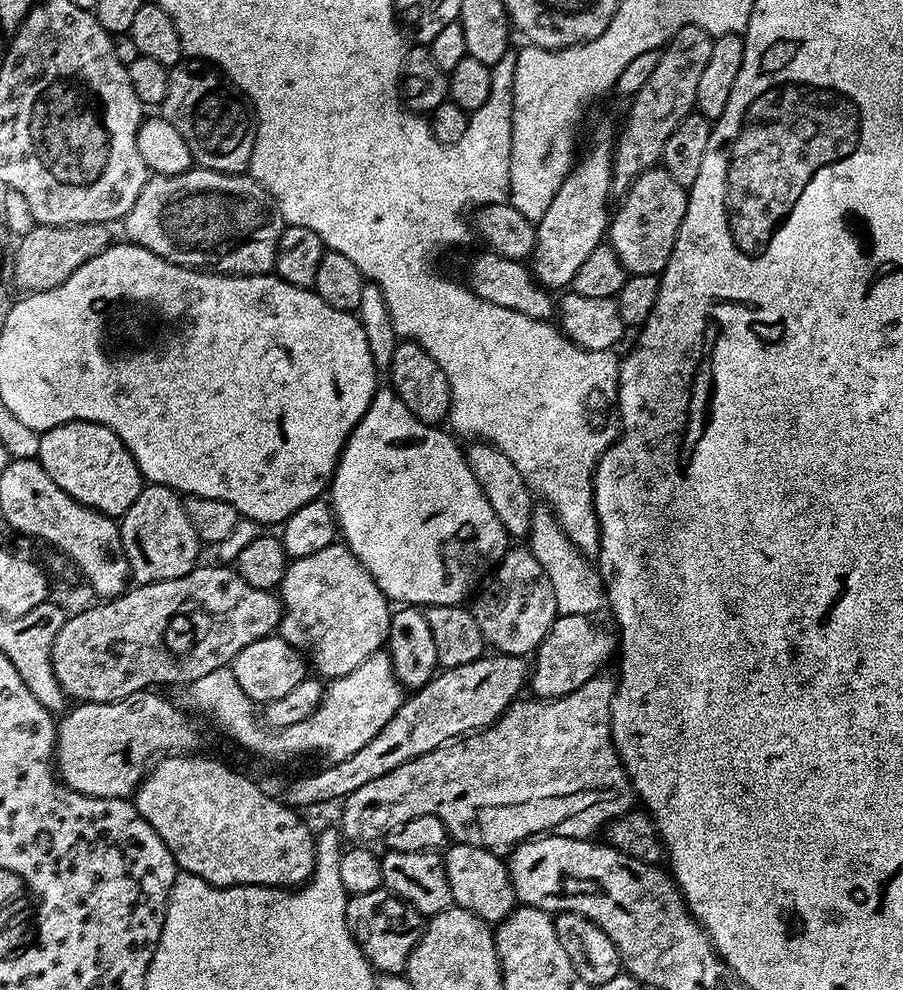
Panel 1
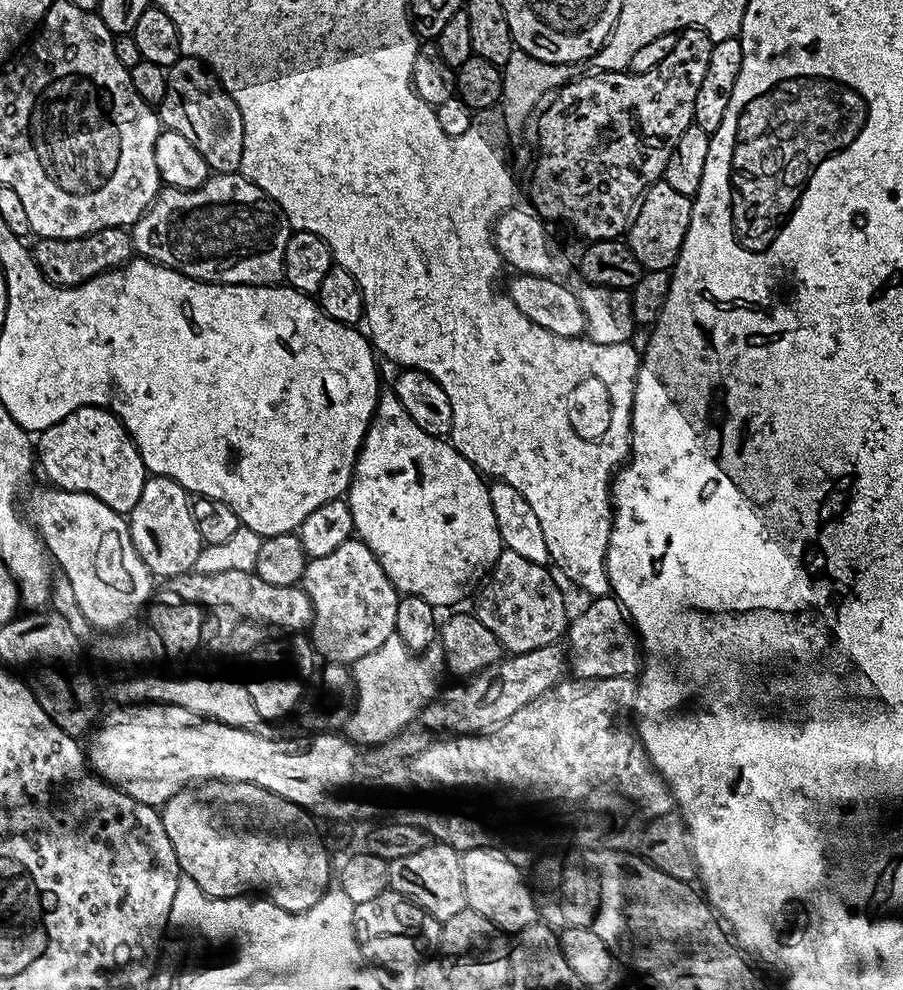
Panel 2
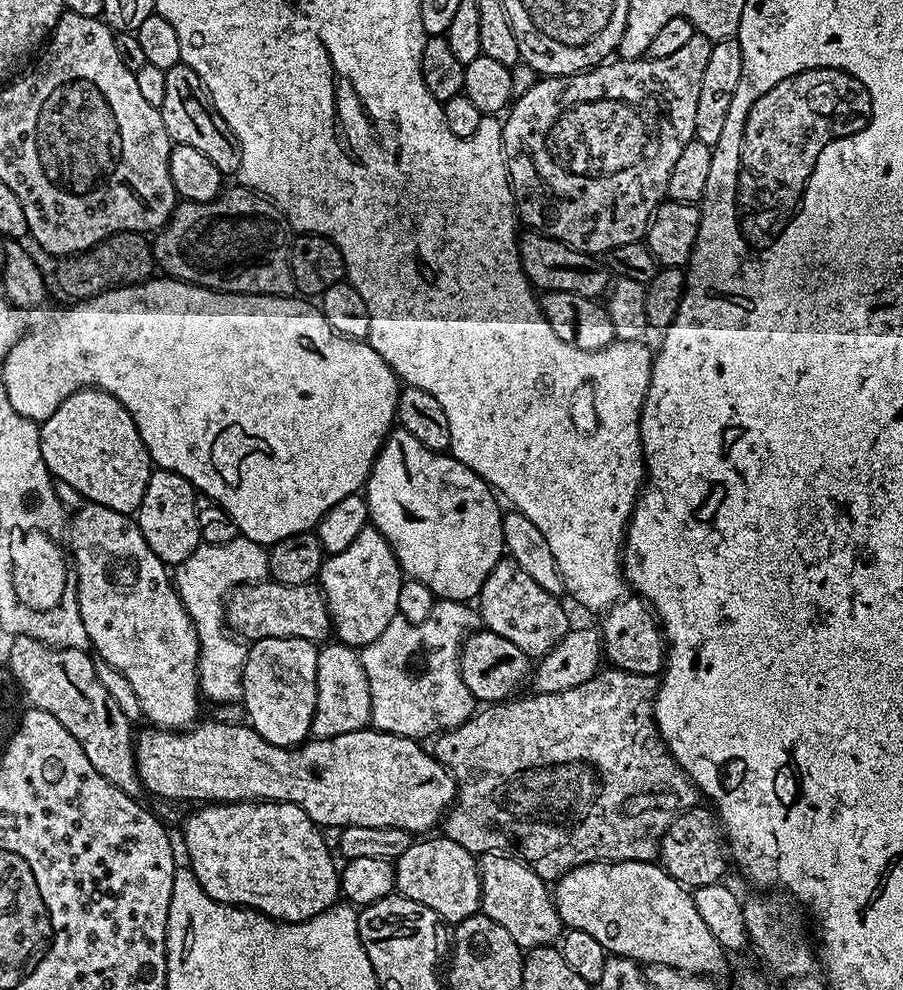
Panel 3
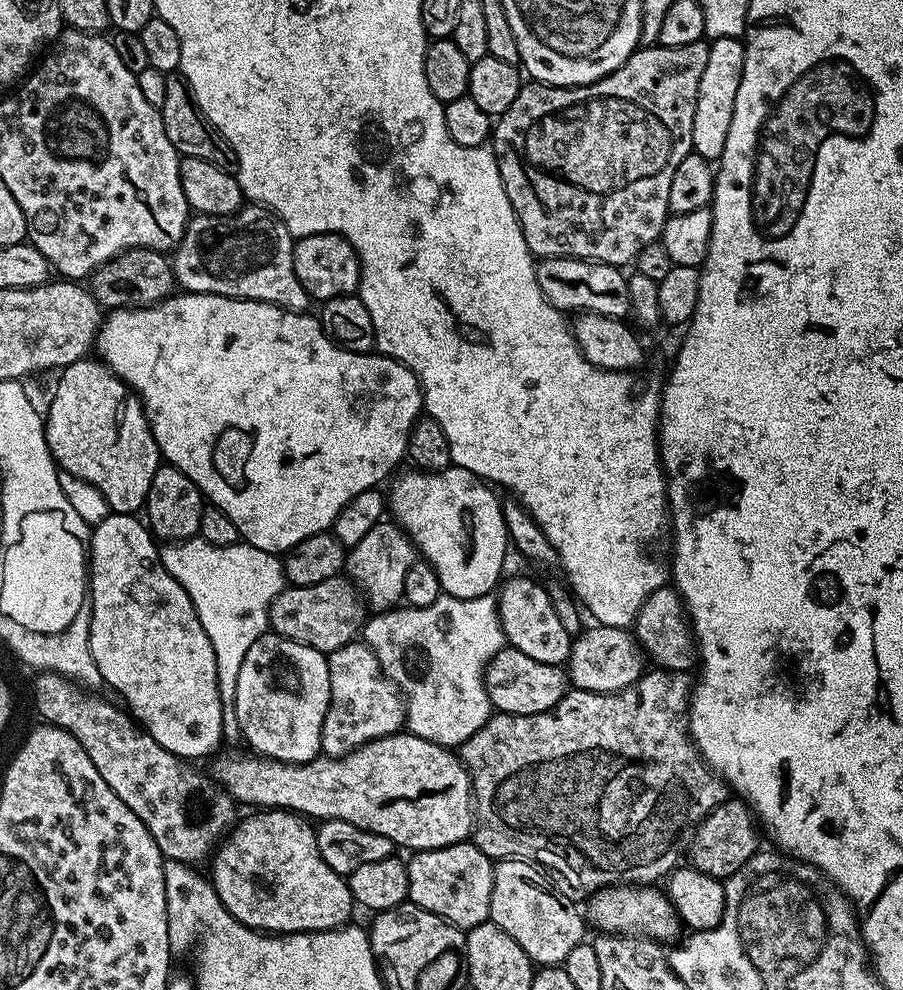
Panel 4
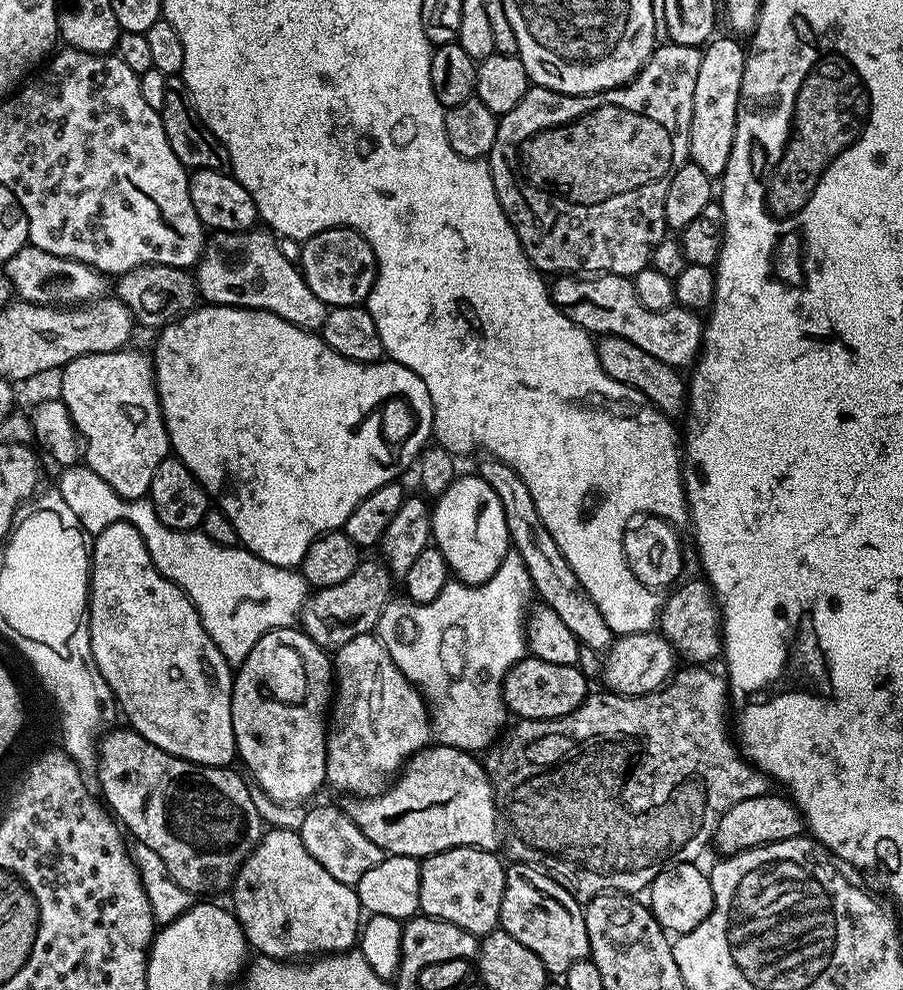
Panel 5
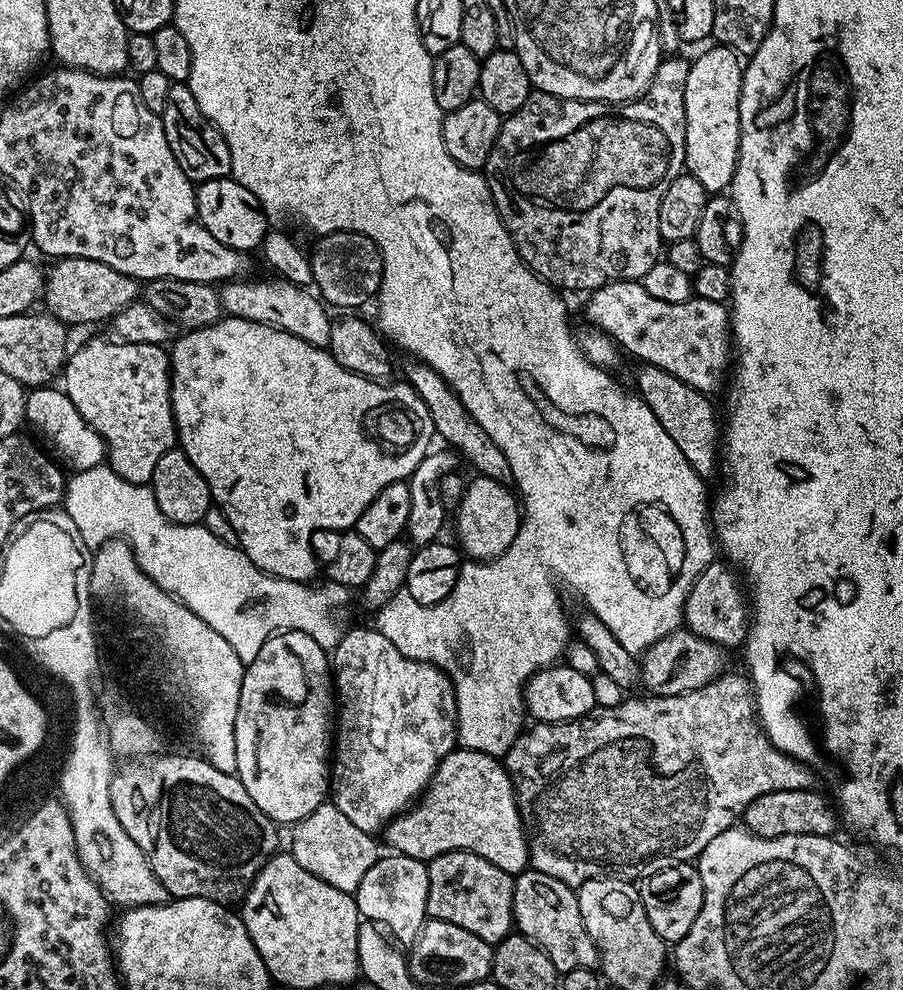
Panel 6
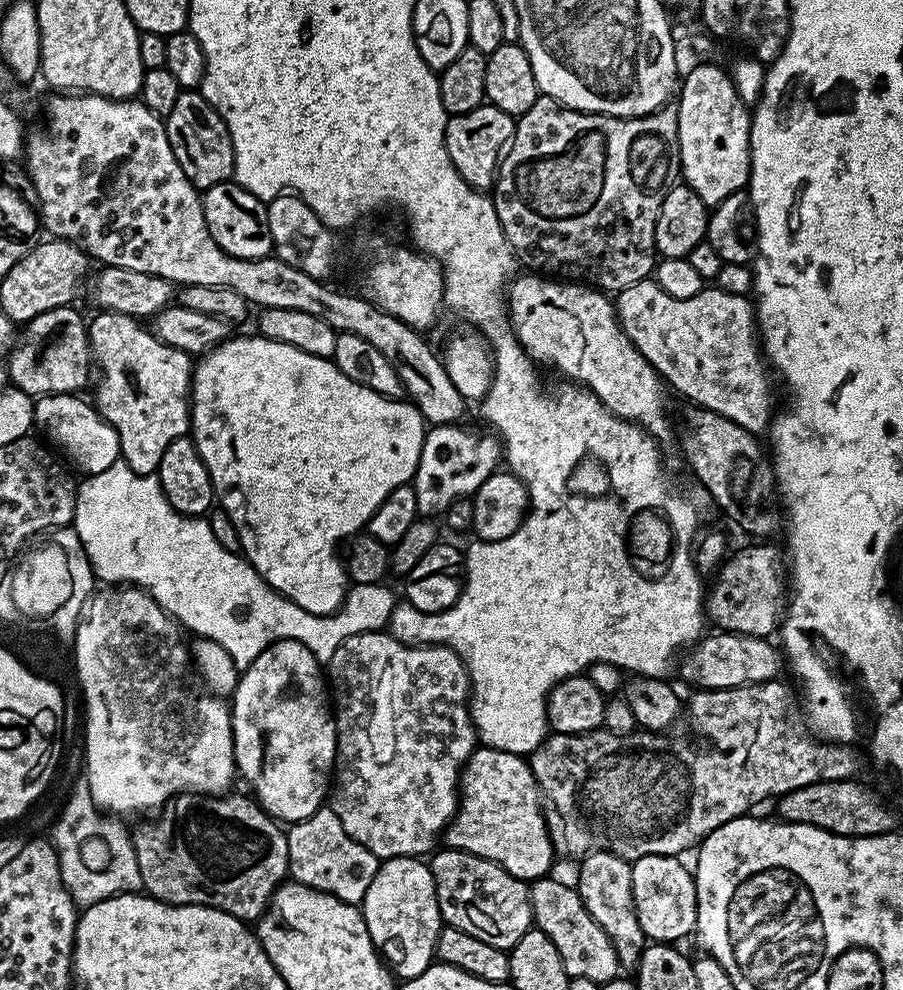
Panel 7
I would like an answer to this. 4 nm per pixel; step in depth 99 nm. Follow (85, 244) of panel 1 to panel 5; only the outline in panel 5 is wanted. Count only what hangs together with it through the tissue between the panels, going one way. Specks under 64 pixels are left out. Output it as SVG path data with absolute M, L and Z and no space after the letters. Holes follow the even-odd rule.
M139 264L129 272L119 273L114 284L115 299L121 300L132 312L137 325L145 324L148 328L159 330L165 324L185 316L198 304L196 277L189 269L175 268L165 264Z

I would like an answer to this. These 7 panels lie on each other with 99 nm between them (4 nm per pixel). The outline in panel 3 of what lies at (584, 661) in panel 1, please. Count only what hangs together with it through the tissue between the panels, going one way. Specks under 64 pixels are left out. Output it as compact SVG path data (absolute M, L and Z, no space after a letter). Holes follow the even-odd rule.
M635 594L629 595L607 609L602 619L604 621L598 624L602 633L602 656L611 667L621 668L630 674L661 675L666 659L666 641L659 619L647 600Z

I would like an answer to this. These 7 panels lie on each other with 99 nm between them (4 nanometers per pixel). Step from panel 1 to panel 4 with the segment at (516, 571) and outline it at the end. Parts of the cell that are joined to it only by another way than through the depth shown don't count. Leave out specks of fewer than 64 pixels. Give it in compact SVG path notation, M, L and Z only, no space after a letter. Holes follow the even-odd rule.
M522 576L508 577L499 585L496 594L499 610L500 626L505 641L511 646L527 654L534 661L546 662L547 665L563 665L572 649L572 638L564 630L556 610L550 604L549 593L530 579Z

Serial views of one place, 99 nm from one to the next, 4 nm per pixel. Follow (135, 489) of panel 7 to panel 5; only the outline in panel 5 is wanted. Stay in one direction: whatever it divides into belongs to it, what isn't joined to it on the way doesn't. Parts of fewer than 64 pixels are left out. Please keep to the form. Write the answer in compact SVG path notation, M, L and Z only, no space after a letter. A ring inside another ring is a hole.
M68 466L61 472L64 473L58 485L60 497L81 529L95 534L119 520L133 524L138 534L142 534L146 550L150 550L152 565L191 598L204 629L229 664L238 666L244 661L262 634L297 623L300 610L310 595L310 585L299 570L274 566L243 546L218 546L200 530L174 530L161 522L151 500L122 499L86 466Z

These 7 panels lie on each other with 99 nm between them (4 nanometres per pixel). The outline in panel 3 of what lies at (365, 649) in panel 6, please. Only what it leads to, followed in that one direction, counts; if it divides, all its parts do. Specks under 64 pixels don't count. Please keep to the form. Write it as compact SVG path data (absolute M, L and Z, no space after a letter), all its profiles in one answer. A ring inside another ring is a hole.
M328 642L317 651L316 657L318 678L311 735L317 740L328 740L338 734L350 734L359 728L369 727L372 719L370 686L366 678L366 670L362 670L359 651L351 648L349 644Z

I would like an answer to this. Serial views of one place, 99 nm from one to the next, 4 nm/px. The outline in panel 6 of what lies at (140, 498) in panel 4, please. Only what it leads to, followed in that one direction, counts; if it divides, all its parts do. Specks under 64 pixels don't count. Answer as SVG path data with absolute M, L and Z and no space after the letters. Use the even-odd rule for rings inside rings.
M115 339L88 340L73 351L62 369L62 391L74 402L74 410L104 439L106 460L126 482L151 485L158 458L177 443L172 416L170 356L159 344L125 344Z

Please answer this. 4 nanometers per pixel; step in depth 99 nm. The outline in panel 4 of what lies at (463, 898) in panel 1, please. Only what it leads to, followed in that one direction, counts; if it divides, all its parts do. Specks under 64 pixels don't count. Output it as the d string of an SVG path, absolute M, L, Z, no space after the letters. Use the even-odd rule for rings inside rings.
M498 860L495 861L492 873L494 874L494 890L490 890L491 923L496 924L502 930L506 930L506 934L510 934L510 938L514 938L514 942L518 942L518 946L522 946L522 950L526 950L526 954L531 958L533 965L563 965L566 954L570 954L570 950L574 950L574 946L578 946L585 939L586 920L581 909L579 912L576 909L575 902L570 897L563 896L547 880L549 877L537 865L529 861Z

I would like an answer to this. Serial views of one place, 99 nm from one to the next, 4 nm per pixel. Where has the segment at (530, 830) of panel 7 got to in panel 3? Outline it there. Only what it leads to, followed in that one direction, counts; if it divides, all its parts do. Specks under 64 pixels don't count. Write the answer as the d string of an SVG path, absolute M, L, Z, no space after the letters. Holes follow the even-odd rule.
M200 722L187 730L165 730L155 726L145 727L145 732L141 736L139 733L134 740L136 745L136 772L140 776L143 791L145 793L153 792L154 795L161 796L164 800L200 800L196 802L219 802L222 804L236 804L239 800L251 800L253 802L274 800L282 804L297 804L317 826L325 826L324 824L340 824L339 826L349 824L394 824L413 834L431 833L433 831L433 829L431 830L431 824L439 825L456 799L456 782L452 779L451 772L436 761L435 755L429 749L427 752L423 748L423 743L420 740L412 740L409 736L380 732L377 728L369 726L354 730L350 734L332 736L328 740L312 738L303 744L297 744L295 748L283 748L266 742L266 738L262 738L262 734L255 732L247 723L219 723L203 724L203 722Z

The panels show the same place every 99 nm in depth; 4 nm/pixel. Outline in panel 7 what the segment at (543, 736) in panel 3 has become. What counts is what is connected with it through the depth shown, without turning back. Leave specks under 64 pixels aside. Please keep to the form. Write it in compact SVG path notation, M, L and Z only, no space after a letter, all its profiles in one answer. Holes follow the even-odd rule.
M783 679L768 680L765 684L747 684L737 688L714 688L700 690L695 693L692 701L687 701L686 712L692 715L692 724L702 739L697 742L696 748L692 744L683 744L680 740L667 740L667 735L653 734L647 730L636 730L633 736L619 736L616 732L583 732L582 734L566 734L557 732L549 735L544 743L536 747L531 753L530 763L536 785L540 788L542 804L544 807L544 820L548 824L553 851L560 857L566 856L581 859L594 851L612 851L614 855L621 856L623 860L634 861L647 856L680 856L687 848L695 849L704 837L709 836L718 826L730 822L734 818L745 815L755 804L763 802L767 796L779 798L785 796L790 790L805 788L823 780L850 780L857 775L860 760L855 756L851 747L843 744L833 744L827 740L817 738L803 723L796 724L796 716L792 713L792 696L783 684Z

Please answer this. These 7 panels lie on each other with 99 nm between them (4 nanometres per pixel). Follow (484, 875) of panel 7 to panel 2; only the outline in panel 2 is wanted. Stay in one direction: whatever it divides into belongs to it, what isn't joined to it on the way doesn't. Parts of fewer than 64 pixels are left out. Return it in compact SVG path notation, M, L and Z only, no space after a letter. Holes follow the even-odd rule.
M430 842L426 850L388 861L389 889L413 900L421 910L428 912L438 921L454 918L468 907L466 902L466 882L462 882L462 862L460 852L449 844Z

